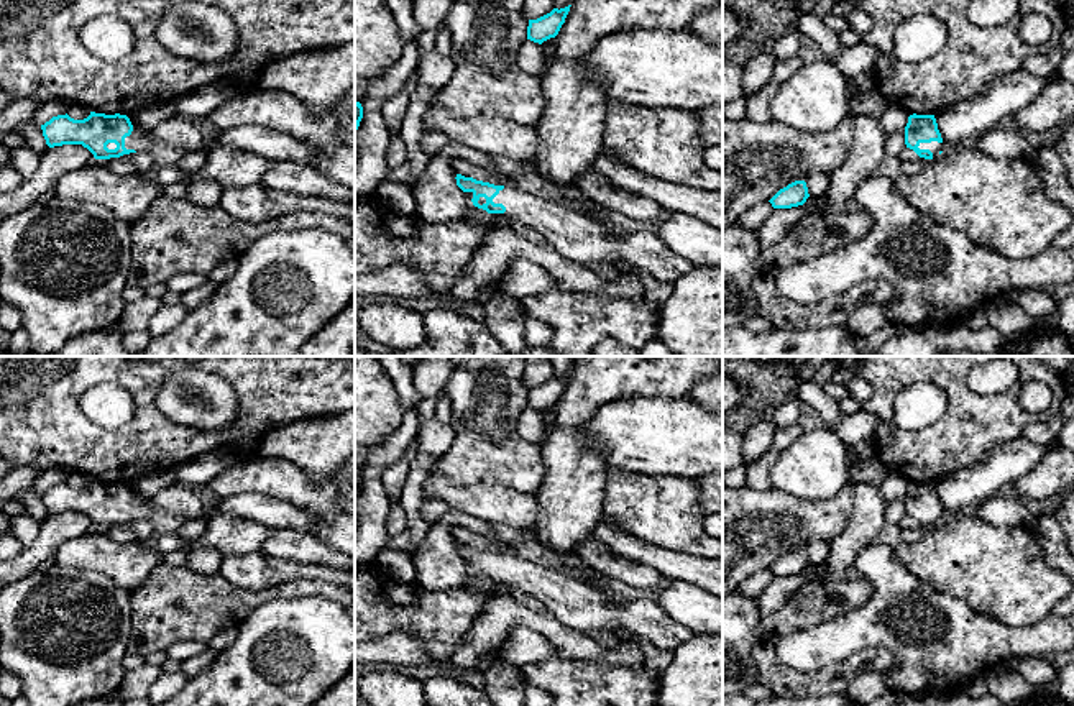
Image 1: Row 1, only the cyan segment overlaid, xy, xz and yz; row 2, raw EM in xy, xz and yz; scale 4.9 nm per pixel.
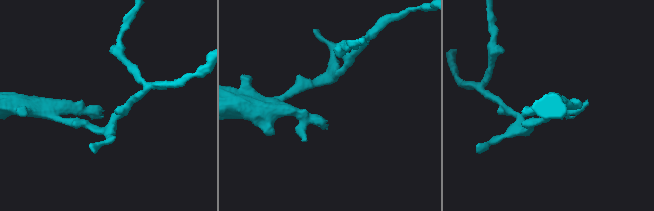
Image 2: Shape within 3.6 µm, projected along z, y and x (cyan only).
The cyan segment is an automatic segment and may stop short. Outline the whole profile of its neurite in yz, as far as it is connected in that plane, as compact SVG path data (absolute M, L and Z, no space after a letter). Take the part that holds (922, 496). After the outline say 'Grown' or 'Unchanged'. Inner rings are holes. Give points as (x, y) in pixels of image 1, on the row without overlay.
M910 483L905 494L905 512L920 525L938 525L946 514L943 512L934 483Z. Grown

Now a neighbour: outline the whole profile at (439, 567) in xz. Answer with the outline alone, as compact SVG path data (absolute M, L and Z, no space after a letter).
M437 522L412 553L415 581L429 591L458 589L473 578L473 570L457 553L448 522Z

